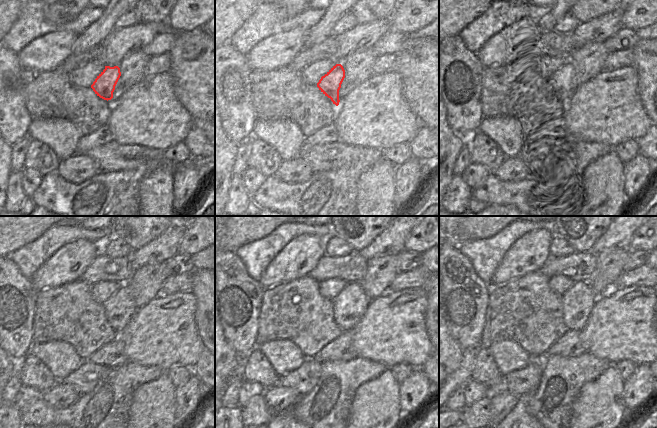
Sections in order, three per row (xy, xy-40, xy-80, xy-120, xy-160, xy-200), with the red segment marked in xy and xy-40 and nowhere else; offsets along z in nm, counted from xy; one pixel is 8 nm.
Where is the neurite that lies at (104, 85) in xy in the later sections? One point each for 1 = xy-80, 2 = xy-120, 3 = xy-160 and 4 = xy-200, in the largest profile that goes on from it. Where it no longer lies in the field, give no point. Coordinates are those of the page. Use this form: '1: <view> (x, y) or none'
1: xy-80 (562, 84)
2: xy-120 (119, 309)
3: xy-160 (349, 306)
4: xy-200 (578, 302)

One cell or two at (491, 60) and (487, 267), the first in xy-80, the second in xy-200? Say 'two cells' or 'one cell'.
two cells

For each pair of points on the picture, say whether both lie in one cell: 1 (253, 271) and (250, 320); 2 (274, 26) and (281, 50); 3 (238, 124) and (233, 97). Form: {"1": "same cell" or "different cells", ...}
{"1": "different cells", "2": "different cells", "3": "same cell"}

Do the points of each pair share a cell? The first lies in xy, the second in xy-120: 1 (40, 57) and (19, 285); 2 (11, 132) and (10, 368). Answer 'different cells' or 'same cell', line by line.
1: different cells
2: different cells

